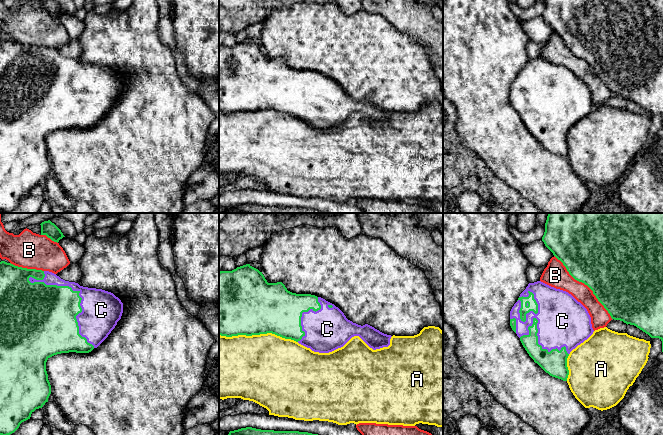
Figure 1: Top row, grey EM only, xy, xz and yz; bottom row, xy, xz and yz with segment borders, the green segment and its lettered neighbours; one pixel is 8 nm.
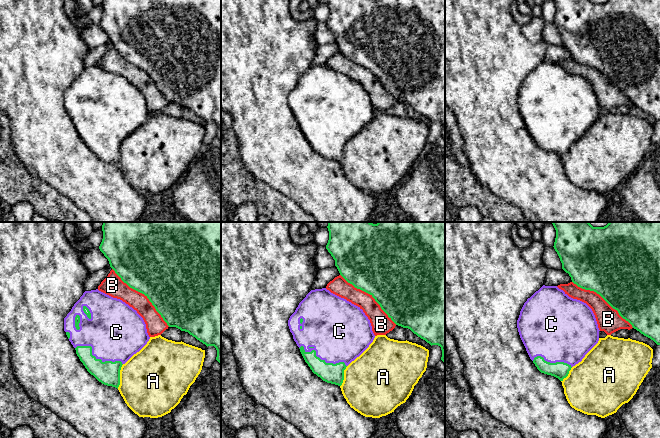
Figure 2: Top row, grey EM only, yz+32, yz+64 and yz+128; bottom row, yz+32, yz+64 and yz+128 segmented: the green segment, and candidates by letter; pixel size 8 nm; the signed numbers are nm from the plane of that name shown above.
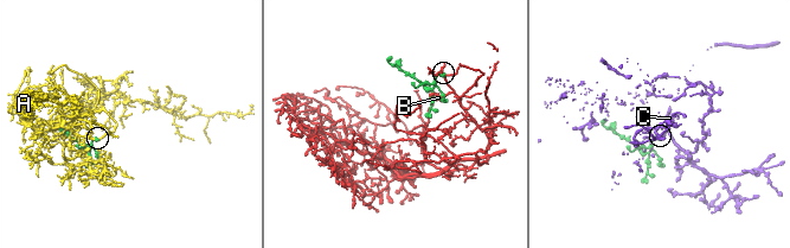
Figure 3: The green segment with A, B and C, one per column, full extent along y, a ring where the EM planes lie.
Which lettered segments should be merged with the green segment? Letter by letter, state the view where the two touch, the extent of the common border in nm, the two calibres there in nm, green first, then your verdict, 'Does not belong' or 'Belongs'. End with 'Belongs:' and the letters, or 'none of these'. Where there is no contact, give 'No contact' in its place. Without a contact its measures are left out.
A: Touches green in xz. Shared border 650 nm. Thickness 480 nm (green) against 500 nm. Does not belong
B: Touches green in yz. Shared border 700 nm. Thickness 500 nm (green) against 190 nm. Does not belong
C: Touches green in xy. Shared border 750 nm. Thickness 400 nm (green) against 320 nm. Belongs
Belongs: C

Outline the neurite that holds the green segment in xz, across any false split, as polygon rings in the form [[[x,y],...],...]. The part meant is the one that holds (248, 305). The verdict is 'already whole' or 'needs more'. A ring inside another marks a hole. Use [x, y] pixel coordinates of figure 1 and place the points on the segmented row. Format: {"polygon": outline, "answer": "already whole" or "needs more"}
{"polygon": [[[246,264],[232,271],[219,272],[219,335],[232,337],[238,335],[260,335],[272,333],[291,339],[310,348],[314,352],[329,353],[343,347],[352,337],[359,336],[373,350],[388,347],[391,335],[384,334],[374,327],[363,326],[348,320],[334,304],[311,294],[296,294],[287,290],[282,282],[268,283],[262,272]]], "answer": "needs more"}

